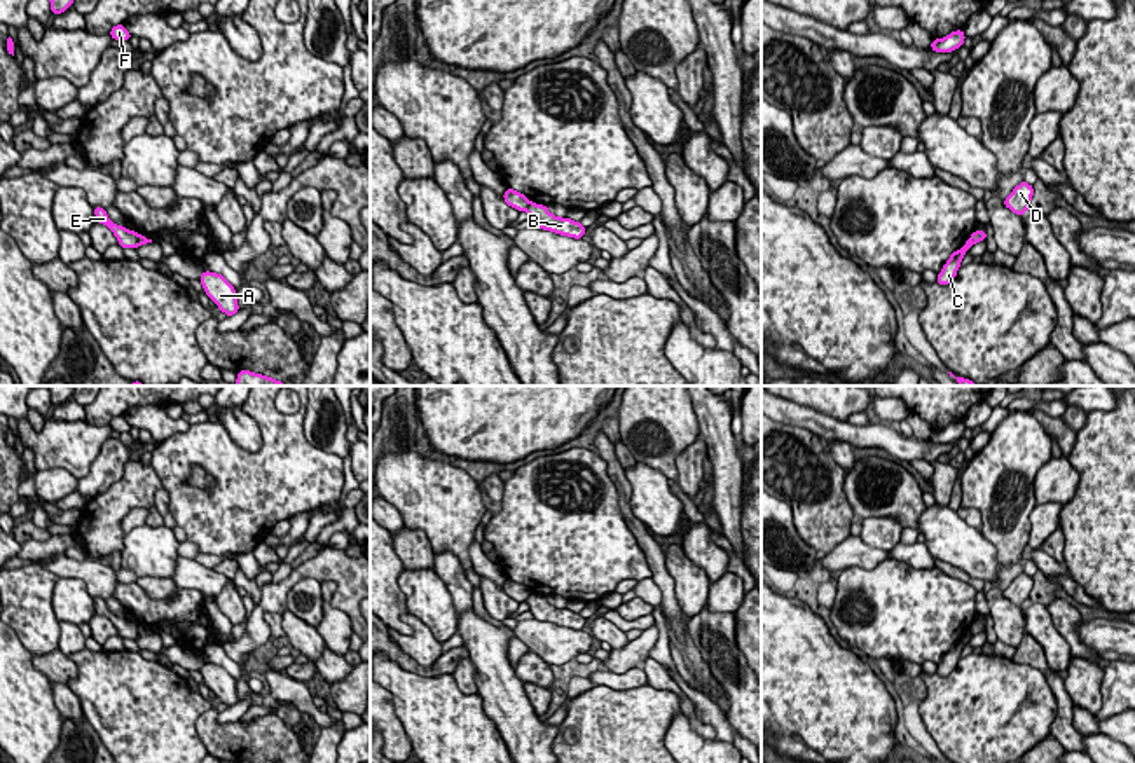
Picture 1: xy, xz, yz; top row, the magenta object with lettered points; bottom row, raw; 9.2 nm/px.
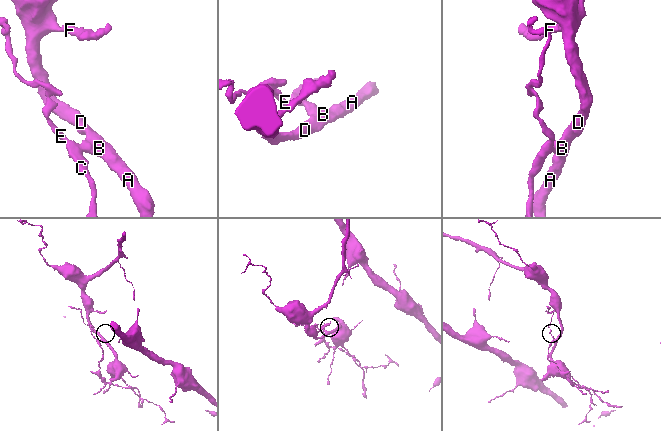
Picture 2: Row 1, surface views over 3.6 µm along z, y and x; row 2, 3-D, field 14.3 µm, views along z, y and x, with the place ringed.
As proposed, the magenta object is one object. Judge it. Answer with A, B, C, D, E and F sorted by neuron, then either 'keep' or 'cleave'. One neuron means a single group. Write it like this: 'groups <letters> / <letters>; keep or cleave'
groups A B D F / C E; cleave

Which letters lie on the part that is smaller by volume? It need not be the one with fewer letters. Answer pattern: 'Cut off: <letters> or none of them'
Cut off: C, E

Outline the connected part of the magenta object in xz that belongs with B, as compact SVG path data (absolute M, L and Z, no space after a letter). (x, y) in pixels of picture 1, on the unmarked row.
M531 594L527 597L529 611L536 620L557 623L561 627L569 627L574 630L581 630L587 618L583 618L580 613L574 613L568 608L559 609L548 602L547 597Z

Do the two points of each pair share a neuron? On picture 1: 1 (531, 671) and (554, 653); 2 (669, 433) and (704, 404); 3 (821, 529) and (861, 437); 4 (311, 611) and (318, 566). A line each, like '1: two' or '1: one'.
1: two
2: two
3: two
4: two

